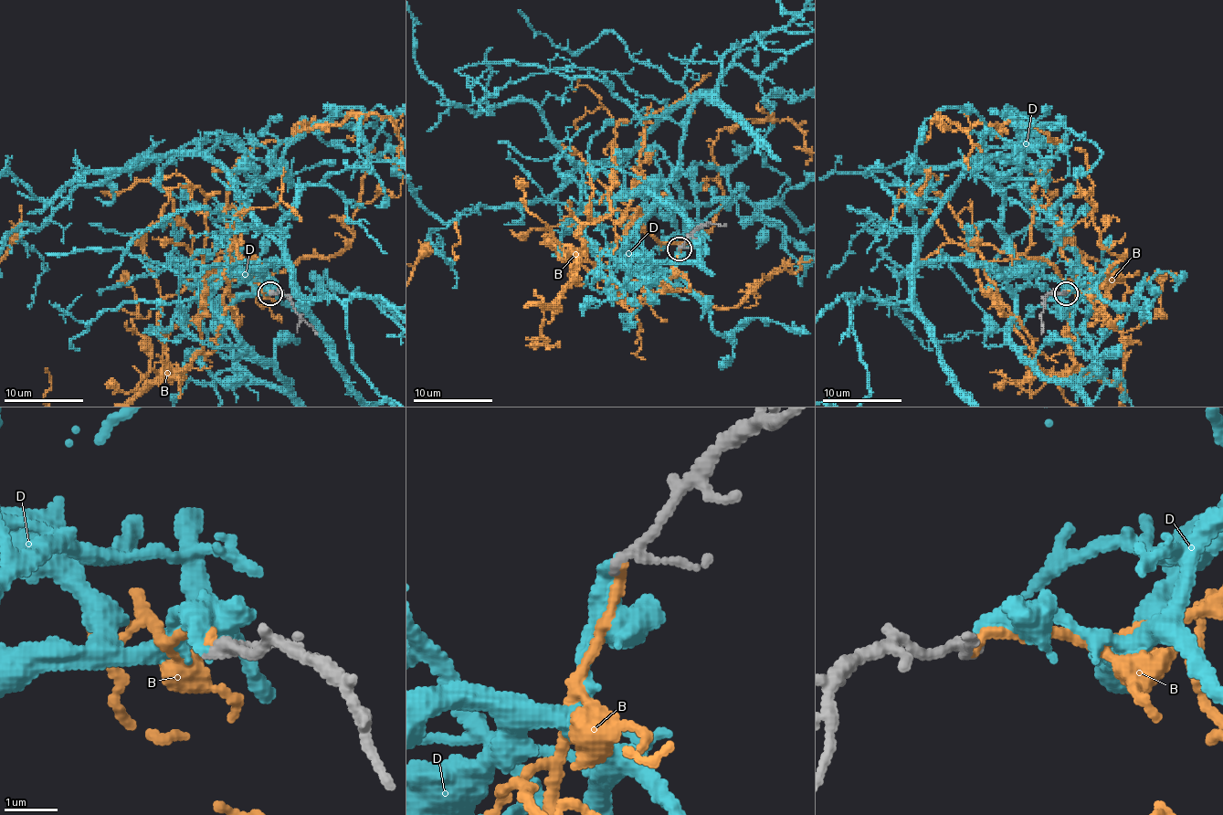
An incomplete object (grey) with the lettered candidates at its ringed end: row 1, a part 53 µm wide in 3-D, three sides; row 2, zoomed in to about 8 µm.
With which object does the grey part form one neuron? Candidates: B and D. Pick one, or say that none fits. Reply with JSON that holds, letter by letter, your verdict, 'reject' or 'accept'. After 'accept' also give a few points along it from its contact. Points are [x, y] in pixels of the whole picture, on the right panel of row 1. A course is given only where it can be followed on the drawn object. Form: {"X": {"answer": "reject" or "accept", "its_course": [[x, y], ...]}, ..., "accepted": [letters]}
{"B": {"answer": "accept"}, "D": {"answer": "reject"}, "accepted": ["B"]}

